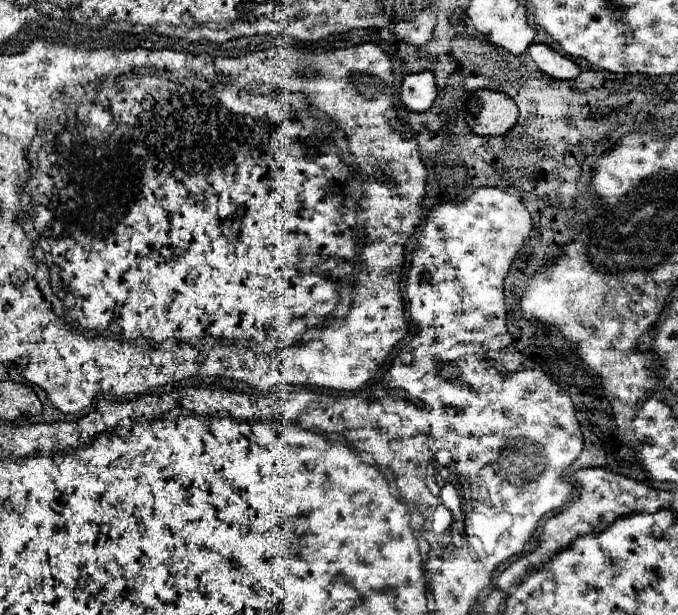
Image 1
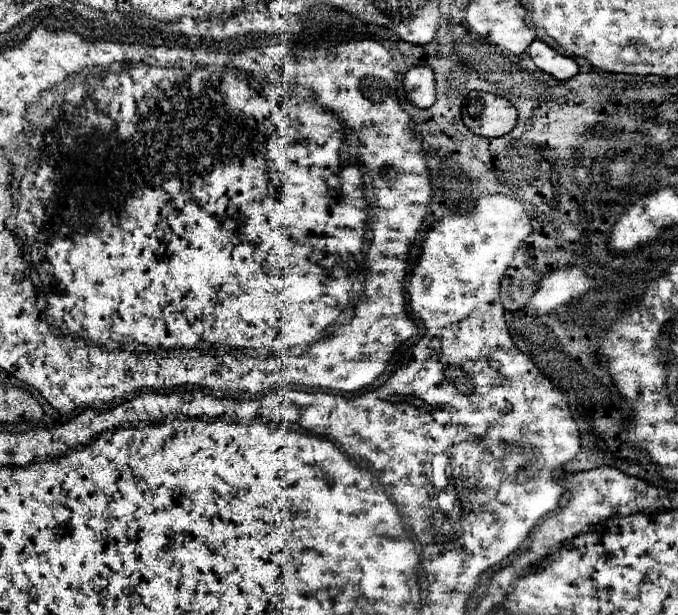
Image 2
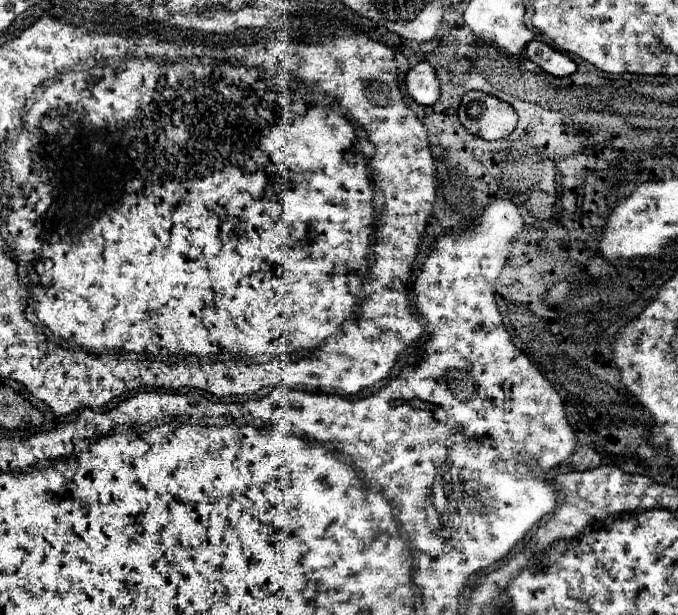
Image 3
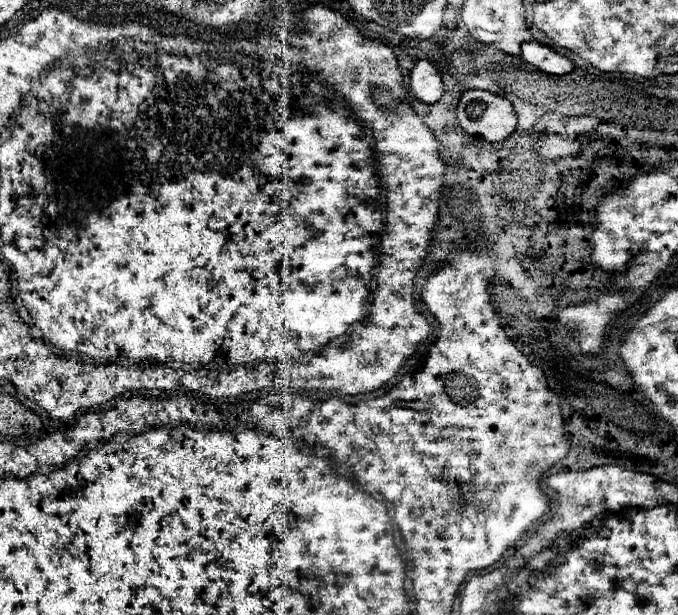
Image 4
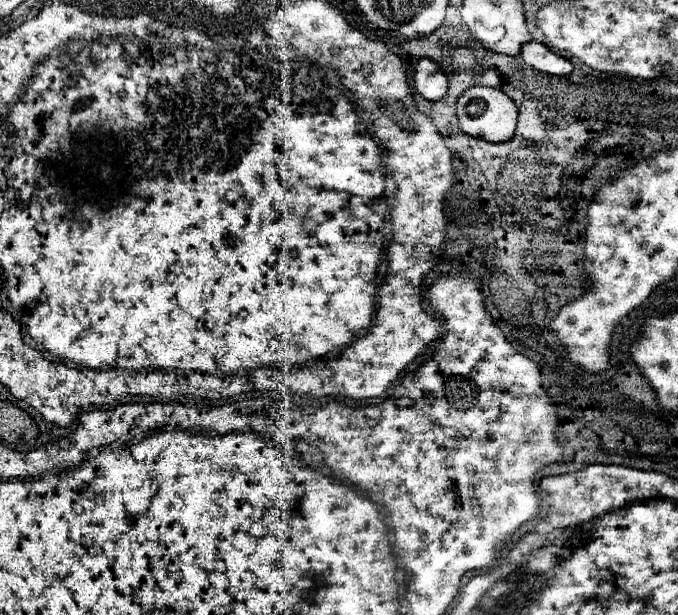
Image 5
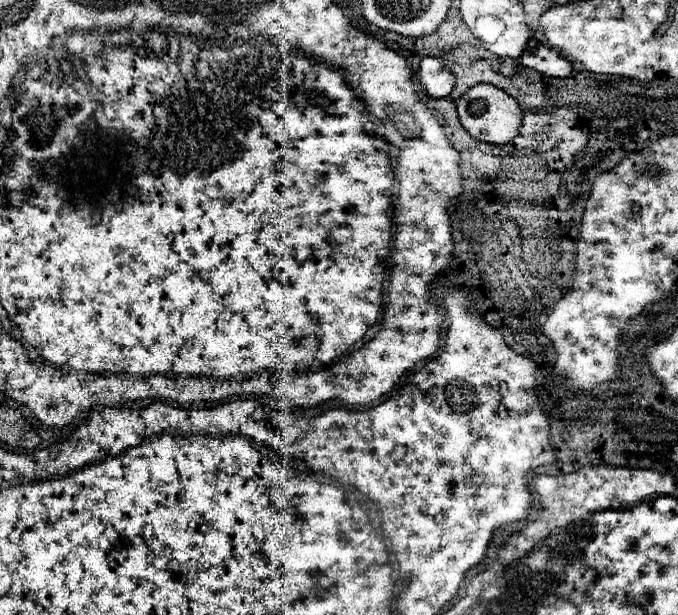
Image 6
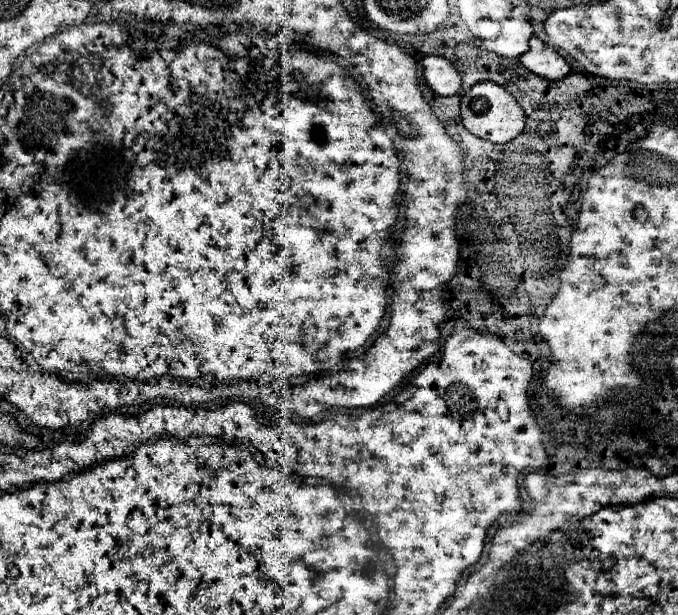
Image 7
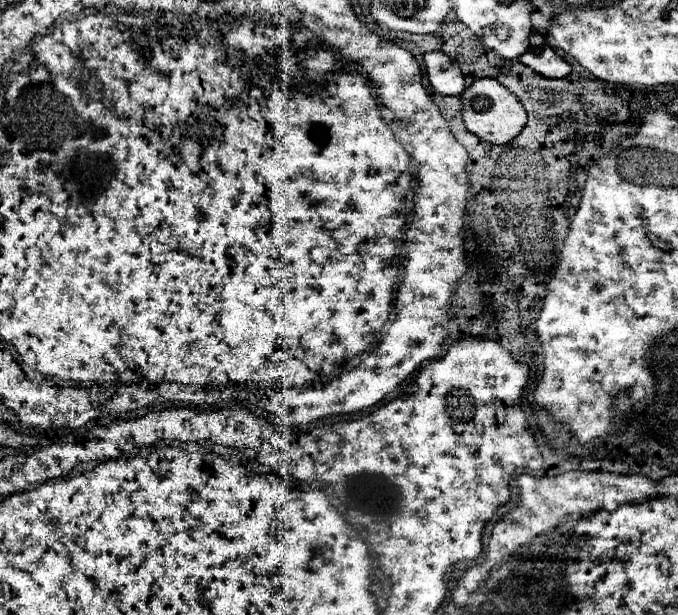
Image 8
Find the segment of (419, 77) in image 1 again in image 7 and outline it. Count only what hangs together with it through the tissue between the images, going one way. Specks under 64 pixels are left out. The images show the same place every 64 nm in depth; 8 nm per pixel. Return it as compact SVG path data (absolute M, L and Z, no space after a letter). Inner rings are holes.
M424 56L424 80L436 96L454 96L460 92L460 76L442 56Z

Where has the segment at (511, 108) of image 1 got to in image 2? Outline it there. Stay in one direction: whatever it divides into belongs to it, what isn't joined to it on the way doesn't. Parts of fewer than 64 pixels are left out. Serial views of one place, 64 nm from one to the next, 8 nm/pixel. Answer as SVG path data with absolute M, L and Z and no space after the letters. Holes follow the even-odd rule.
M470 92L462 108L464 124L478 136L504 136L516 126L518 110L502 96Z

